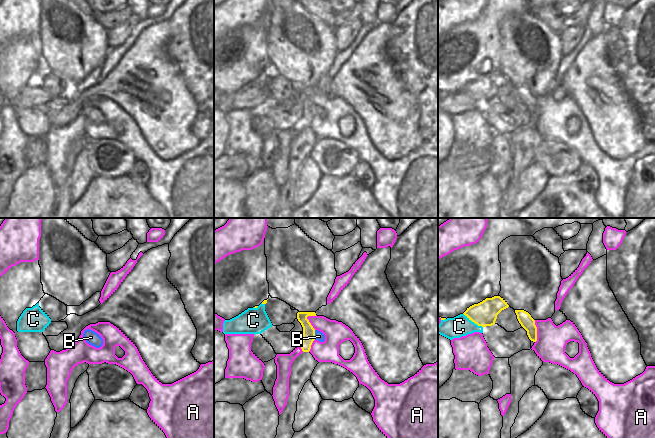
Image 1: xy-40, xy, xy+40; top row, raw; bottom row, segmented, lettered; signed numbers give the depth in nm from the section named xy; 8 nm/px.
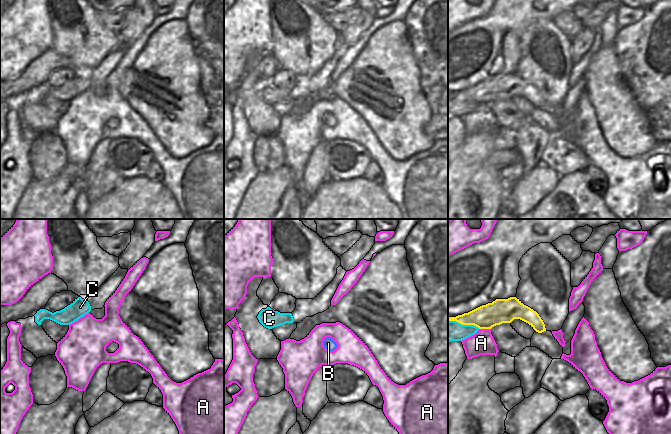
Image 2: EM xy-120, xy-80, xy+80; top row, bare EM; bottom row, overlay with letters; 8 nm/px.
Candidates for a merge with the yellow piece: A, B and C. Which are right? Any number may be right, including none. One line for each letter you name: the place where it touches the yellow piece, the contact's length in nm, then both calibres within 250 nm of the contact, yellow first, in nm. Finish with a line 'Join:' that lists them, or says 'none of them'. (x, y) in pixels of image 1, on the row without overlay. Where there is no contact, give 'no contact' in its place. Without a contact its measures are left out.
B: contact xy (314, 111); length 80 nm; calibres 100 and 70 nm
Join: B

